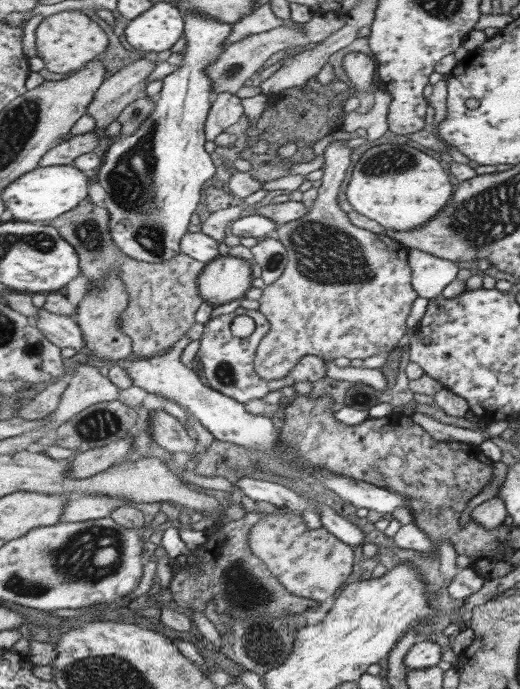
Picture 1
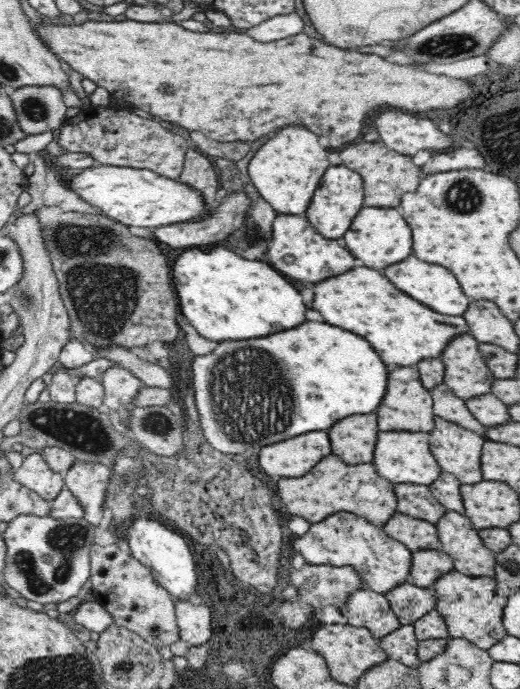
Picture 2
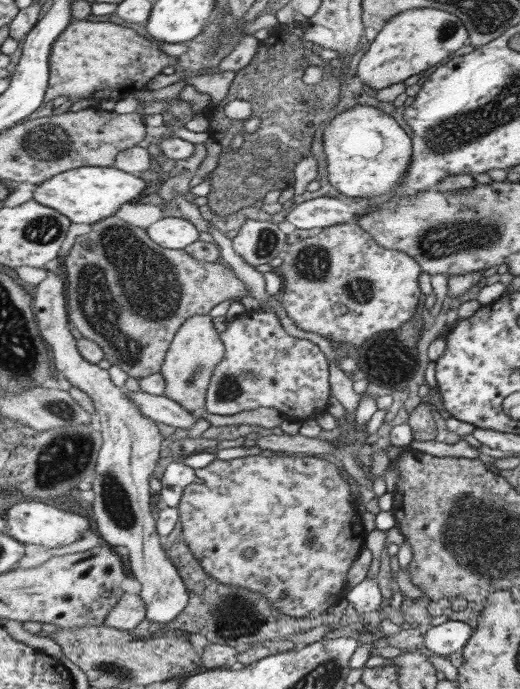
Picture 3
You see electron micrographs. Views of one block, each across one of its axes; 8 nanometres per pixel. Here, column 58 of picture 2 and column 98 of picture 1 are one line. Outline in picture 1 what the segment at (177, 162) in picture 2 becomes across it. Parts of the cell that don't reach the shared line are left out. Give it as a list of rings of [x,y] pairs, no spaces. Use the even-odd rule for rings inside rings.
[[[94,131],[73,135],[50,148],[39,160],[38,166],[41,168],[72,164],[73,160],[95,150],[97,144],[99,144],[99,136],[95,136]]]

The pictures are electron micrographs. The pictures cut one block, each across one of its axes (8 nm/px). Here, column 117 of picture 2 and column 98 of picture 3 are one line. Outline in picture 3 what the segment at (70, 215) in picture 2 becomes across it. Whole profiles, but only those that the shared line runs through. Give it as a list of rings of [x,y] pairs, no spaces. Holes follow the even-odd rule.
[[[114,215],[101,219],[101,222],[90,224],[89,232],[76,236],[69,250],[69,254],[61,259],[60,262],[65,266],[65,276],[67,276],[67,278],[65,278],[65,280],[67,280],[67,288],[65,287],[64,292],[65,296],[67,296],[66,315],[68,322],[73,324],[83,338],[95,342],[95,344],[101,348],[104,358],[109,361],[110,365],[117,366],[122,372],[127,374],[127,377],[134,379],[141,379],[159,373],[173,335],[177,332],[177,328],[179,328],[189,316],[208,314],[209,310],[211,310],[215,304],[219,304],[219,302],[223,302],[223,300],[226,299],[234,298],[234,300],[241,300],[243,296],[251,296],[250,292],[246,290],[246,286],[243,285],[243,282],[237,279],[231,268],[222,261],[201,261],[191,257],[191,255],[185,253],[183,249],[160,247],[157,243],[151,241],[147,233],[145,233],[144,228],[131,226],[131,224],[115,218]]]

